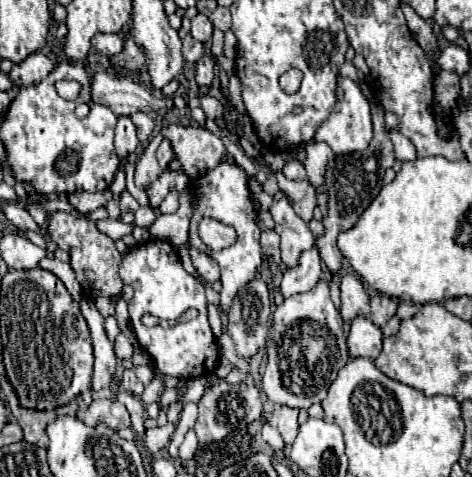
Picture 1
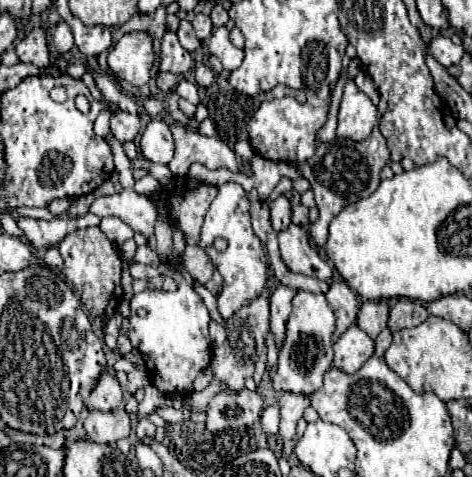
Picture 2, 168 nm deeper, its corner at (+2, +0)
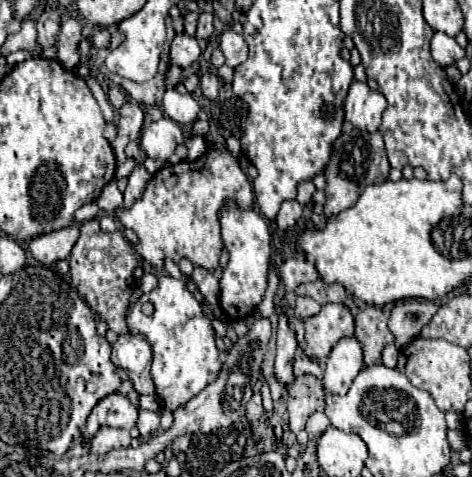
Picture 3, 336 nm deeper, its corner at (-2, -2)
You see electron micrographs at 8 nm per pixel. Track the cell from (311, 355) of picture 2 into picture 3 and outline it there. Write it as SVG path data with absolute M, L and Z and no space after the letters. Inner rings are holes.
M297 296L297 302L295 302L295 318L297 320L307 320L311 316L317 316L321 312L321 304L315 302L313 298L307 298L307 296Z

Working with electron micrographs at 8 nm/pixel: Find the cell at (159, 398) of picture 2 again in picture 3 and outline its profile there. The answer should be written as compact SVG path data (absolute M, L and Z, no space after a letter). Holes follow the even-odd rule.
M139 410L137 428L141 437L148 437L160 427L160 418L156 412Z

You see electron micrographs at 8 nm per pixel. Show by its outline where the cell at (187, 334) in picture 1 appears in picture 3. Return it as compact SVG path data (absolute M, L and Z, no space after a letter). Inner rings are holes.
M169 274L159 276L157 288L153 288L149 294L143 294L139 302L131 308L131 316L127 316L127 326L131 334L143 334L153 348L151 376L157 396L167 410L173 412L179 406L187 404L217 378L225 352L217 350L211 320L203 312L201 304L193 298L185 282ZM145 302L151 302L155 306L155 312L151 316L145 316L141 312L141 306Z

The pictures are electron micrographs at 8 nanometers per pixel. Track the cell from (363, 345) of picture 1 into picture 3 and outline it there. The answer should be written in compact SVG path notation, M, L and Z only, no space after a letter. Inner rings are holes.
M355 336L341 338L327 358L327 368L323 376L325 392L345 394L363 366L365 362L361 342Z

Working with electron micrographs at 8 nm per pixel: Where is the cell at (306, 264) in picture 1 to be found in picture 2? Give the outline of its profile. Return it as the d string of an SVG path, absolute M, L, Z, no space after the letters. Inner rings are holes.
M277 286L269 298L271 302L271 334L275 336L277 348L283 346L285 340L285 326L287 326L287 316L291 314L291 300L295 296L293 288L287 286Z

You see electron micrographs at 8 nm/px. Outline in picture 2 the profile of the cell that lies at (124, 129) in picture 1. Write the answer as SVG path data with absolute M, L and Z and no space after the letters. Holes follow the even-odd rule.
M115 110L113 116L111 116L111 132L115 134L115 138L119 142L133 140L139 132L139 126L141 126L139 114L129 114L129 112Z

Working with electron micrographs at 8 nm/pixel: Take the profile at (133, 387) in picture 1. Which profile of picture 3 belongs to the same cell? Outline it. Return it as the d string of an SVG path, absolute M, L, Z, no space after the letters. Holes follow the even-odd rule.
M125 334L113 344L111 360L115 366L127 370L135 390L139 394L155 394L153 378L149 374L151 366L151 346L141 334Z

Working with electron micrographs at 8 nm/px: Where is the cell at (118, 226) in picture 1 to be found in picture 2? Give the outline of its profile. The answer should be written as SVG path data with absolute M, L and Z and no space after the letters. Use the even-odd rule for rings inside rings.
M85 214L79 218L57 218L57 220L33 220L33 218L19 218L19 228L23 230L25 238L35 246L37 250L47 250L51 246L57 246L63 236L83 228L83 226L99 226L101 218L95 214Z

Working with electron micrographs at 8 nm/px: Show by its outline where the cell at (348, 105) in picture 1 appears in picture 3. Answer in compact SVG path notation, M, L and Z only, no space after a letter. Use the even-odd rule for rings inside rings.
M353 80L345 98L345 120L363 132L375 132L381 126L381 114L387 100L381 92L371 90L367 84Z

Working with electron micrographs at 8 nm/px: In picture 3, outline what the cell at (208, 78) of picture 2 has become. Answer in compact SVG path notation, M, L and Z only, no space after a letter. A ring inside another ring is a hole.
M205 72L201 76L201 88L203 88L203 96L209 98L209 100L215 100L217 98L217 92L219 92L219 78L213 74L213 72Z

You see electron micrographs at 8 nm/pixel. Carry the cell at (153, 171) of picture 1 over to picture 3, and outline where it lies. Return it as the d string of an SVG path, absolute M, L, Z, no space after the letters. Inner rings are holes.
M137 166L133 170L133 174L129 176L129 184L125 188L125 202L123 202L123 206L131 206L131 202L135 202L135 198L143 194L143 190L145 190L149 180L151 180L151 174L145 170L145 166Z

